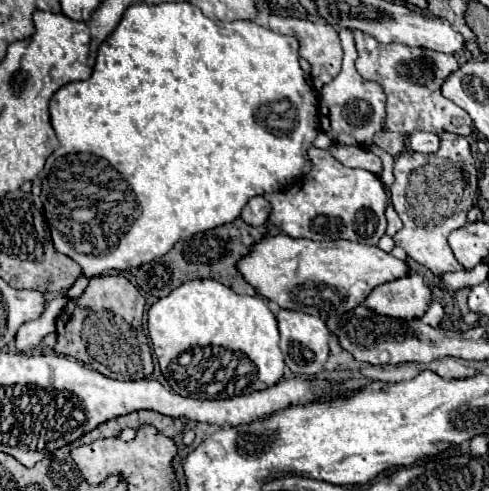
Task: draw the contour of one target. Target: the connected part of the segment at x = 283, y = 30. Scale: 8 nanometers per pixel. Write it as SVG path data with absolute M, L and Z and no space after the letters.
M271 16L269 30L277 32L277 34L287 34L287 36L295 36L299 40L299 56L305 58L311 64L311 78L313 78L313 86L319 90L323 84L331 82L341 68L341 60L343 60L343 50L341 50L341 42L339 42L339 34L331 24L319 24L319 22L311 22L311 20L301 20L301 18L289 18L289 16Z

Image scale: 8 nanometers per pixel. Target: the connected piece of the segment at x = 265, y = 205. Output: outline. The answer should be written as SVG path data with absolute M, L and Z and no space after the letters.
M253 196L241 212L241 218L251 226L261 226L271 214L271 204L263 196Z

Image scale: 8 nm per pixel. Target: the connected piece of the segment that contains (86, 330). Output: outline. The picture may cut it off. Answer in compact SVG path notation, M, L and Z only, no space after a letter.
M123 274L89 278L85 294L69 300L63 316L57 320L57 344L53 350L61 356L77 358L115 380L149 378L153 374L153 362L141 326L143 312L145 298Z

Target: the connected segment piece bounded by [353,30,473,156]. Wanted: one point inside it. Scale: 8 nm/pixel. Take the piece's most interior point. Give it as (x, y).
(411, 77)

